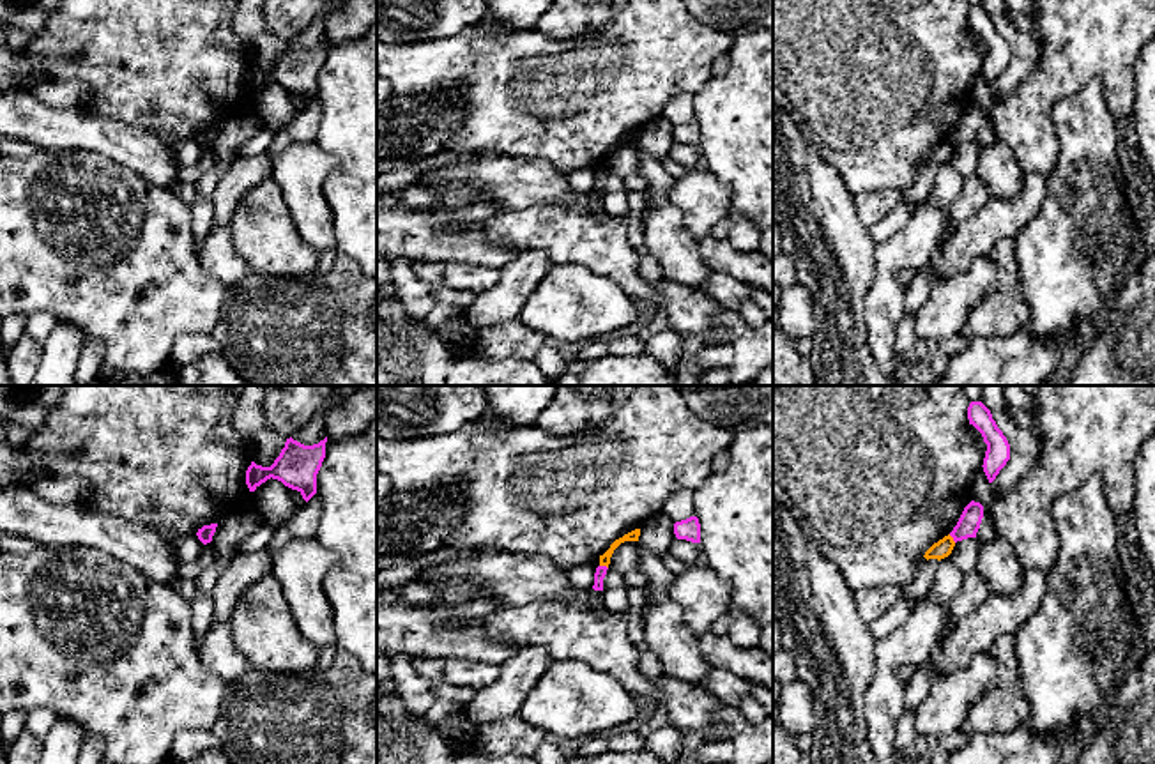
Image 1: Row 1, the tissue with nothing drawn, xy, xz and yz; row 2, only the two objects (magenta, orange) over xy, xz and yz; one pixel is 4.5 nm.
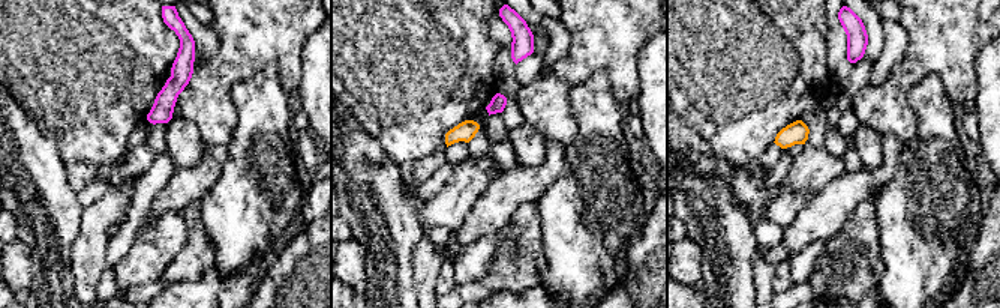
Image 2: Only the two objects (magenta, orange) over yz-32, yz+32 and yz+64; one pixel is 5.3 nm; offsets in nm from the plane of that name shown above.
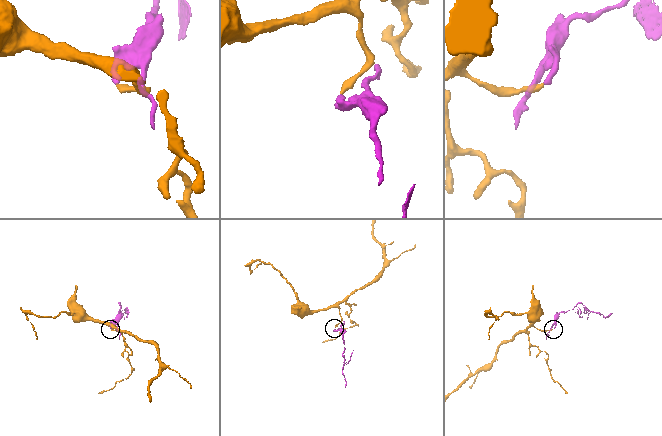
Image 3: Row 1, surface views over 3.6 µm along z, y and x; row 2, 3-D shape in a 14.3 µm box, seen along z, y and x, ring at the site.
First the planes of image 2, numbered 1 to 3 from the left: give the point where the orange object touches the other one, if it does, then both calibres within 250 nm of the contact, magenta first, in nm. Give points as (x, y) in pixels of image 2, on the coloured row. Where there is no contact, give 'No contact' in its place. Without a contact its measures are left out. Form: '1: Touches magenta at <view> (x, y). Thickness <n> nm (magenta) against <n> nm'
1: No contact
2: No contact
3: No contact

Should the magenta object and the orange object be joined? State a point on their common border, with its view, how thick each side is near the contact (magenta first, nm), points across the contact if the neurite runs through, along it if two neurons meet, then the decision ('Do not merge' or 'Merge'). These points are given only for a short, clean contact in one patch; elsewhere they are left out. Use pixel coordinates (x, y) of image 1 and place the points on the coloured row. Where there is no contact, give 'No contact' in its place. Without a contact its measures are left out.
Touches magenta at xz (604, 566). Thickness 50 nm (magenta) against 50 nm. Boundary: xz (600, 565), (607, 568). Do not merge

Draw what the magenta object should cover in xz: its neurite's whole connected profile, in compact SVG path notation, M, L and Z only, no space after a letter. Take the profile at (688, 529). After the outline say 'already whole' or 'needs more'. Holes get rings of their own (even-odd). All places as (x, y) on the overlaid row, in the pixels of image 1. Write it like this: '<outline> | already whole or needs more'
M697 516L674 523L674 534L677 539L686 539L692 543L700 543L700 523Z | already whole

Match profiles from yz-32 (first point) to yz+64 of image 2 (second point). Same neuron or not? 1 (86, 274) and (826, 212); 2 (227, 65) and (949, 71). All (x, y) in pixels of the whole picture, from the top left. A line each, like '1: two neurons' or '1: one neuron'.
1: two neurons
2: one neuron

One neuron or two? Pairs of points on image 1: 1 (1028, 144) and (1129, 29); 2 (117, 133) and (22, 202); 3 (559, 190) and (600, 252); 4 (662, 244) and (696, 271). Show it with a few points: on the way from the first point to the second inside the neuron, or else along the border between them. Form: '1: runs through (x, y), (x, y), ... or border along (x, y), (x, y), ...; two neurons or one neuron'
1: runs through (1028, 110), (1095, 39); one neuron
2: border along (50, 151), (94, 151), (130, 168); two neurons
3: border along (527, 206), (586, 206), (607, 218); two neurons
4: runs through (671, 250), (687, 266); one neuron

